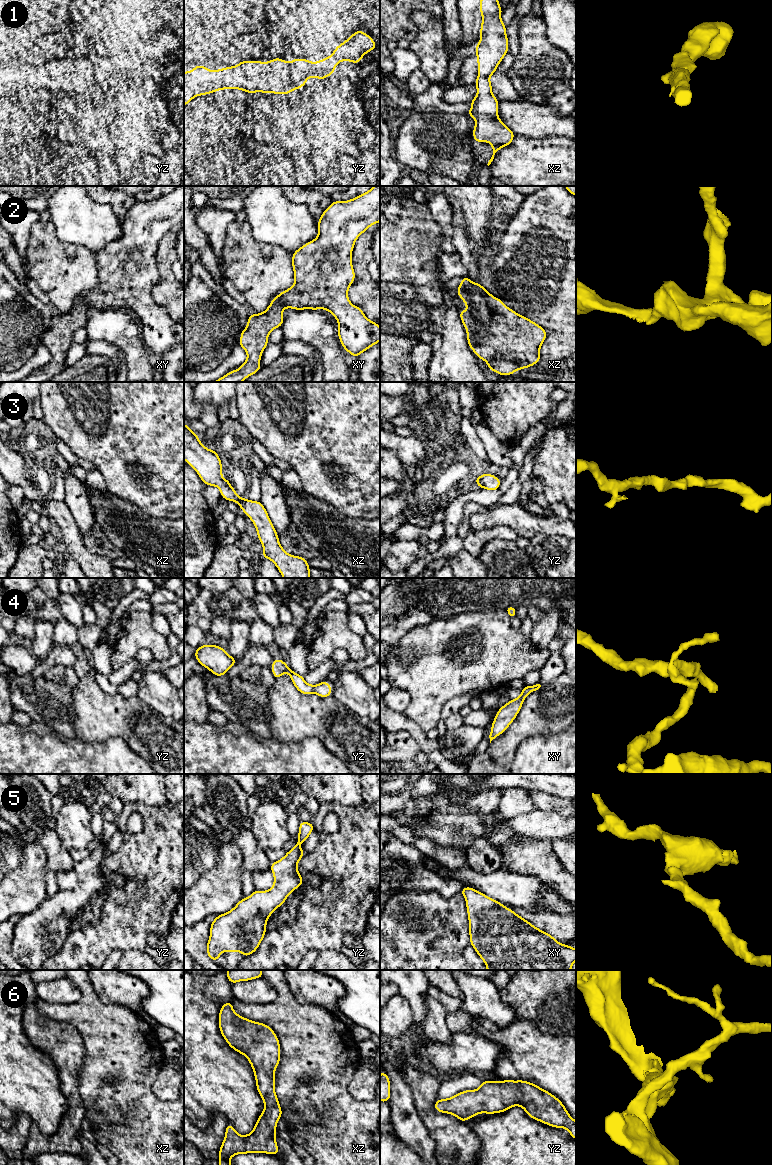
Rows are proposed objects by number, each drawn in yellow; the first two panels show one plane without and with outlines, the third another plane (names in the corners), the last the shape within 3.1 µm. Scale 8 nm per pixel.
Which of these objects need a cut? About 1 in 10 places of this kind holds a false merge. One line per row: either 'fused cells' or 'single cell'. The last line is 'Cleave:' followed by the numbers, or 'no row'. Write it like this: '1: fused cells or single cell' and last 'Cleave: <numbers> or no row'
1: single cell
2: single cell
3: single cell
4: fused cells
5: single cell
6: single cell
Cleave: 4

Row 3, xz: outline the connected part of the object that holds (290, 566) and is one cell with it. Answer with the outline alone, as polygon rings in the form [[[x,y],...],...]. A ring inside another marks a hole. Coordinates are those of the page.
[[[184,423],[184,460],[199,475],[205,485],[220,489],[221,497],[237,503],[253,522],[258,540],[263,545],[262,557],[271,560],[283,578],[310,578],[307,559],[284,551],[279,536],[260,501],[240,498],[230,485],[230,480],[222,476],[222,462],[215,450],[207,449],[187,424]]]

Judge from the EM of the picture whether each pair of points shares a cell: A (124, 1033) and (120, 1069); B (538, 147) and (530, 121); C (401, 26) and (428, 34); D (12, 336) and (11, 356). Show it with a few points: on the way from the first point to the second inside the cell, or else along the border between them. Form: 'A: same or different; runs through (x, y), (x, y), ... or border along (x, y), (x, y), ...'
A: same; runs through (121, 1042), (121, 1060)
B: different; border along (515, 134), (531, 137), (558, 136)
C: different; border along (416, 10), (410, 19), (418, 34), (409, 43)
D: same; runs through (11, 341), (11, 351)

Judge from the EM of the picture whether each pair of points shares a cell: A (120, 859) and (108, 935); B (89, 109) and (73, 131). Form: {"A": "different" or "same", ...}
{"A": "same", "B": "different"}

